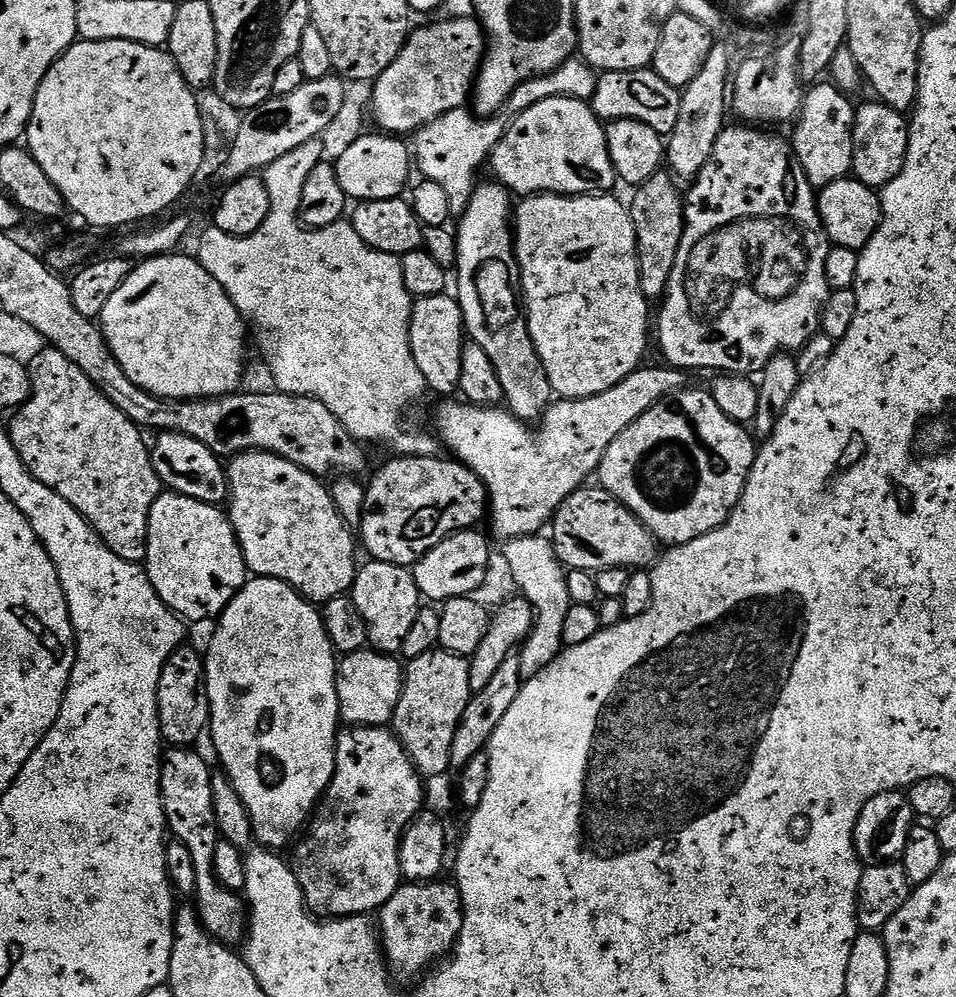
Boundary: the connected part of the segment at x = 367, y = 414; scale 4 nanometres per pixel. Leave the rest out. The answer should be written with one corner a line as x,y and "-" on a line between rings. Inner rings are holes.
314,139
310,142
303,143
302,146
298,146
298,150
290,150
290,154
282,154
282,158
278,158
278,162
274,162
270,167
264,169
262,175
266,182
266,190
270,190
270,214
266,218
266,222
262,222
262,226
254,234
249,236
231,236
222,231
221,228
215,226
209,227
210,230
200,240
200,245
194,249
194,255
199,260
201,266
206,270
210,270
210,274
214,274
214,278
218,278
218,286
222,286
222,290
226,290
226,294
232,296
232,300
236,303
236,307
239,308
240,313
244,315
245,321
260,335
260,348
264,351
264,360
268,363
268,368
272,371
272,380
274,383
275,391
284,392
287,396
309,396
314,398
318,402
322,402
326,406
326,410
330,410
330,414
334,414
334,418
338,418
338,422
342,422
342,426
358,441
367,442
367,440
373,440
376,444
385,444
388,448
393,448
393,453
396,456
440,456
442,452
442,444
439,439
431,431
423,432
416,424
403,424
404,415
408,412
408,407
411,404
416,404
423,398
424,392
429,391
426,378
422,378
422,370
418,370
418,362
414,362
414,354
412,353
412,347
410,346
410,322
412,321
412,305
414,303
413,296
406,290
406,282
402,282
402,266
400,265
400,257
391,256
390,254
382,254
378,250
374,250
370,246
366,246
366,242
362,242
362,238
358,238
358,234
354,230
354,226
350,222
341,222
338,224
331,224
325,228
305,228
300,223
300,203
302,202
302,190
306,186
306,178
310,178
310,170
314,170
320,163
322,163
322,157
320,156
324,152
324,143
321,139

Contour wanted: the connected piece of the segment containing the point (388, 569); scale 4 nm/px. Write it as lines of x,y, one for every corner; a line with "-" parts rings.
372,560
357,571
350,595
364,619
368,644
377,652
399,653
402,642
406,642
406,633
410,631
422,607
420,587
416,585
415,575
399,564

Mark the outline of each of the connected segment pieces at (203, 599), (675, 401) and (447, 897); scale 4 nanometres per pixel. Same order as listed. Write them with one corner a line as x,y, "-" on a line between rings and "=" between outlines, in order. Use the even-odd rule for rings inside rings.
171,490
161,491
160,497
150,510
148,523
148,555
146,571
154,590
167,608
185,621
215,621
226,606
240,593
240,587
249,579
250,573
232,522
223,507
198,502
=
688,386
646,410
642,418
624,428
622,434
610,442
598,469
598,484
635,514
661,545
679,546
702,538
724,525
728,513
740,501
757,451
758,444
753,433
737,420
722,414
711,391
699,392
=
401,883
398,891
388,899
383,908
379,909
378,931
380,934
380,947
384,949
384,959
388,962
389,973
397,981
412,979
415,981
417,978
423,977
429,971
430,965
428,963
431,960
437,959
436,961
439,961
441,958
447,957
455,949
456,939
460,936
460,931
464,925
464,903
455,883
440,883

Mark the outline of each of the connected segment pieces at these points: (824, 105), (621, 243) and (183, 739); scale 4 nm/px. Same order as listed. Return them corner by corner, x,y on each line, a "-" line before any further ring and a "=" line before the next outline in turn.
816,82
807,89
790,143
813,189
830,186
830,182
843,180
852,171
856,108
848,100
851,99
831,82
=
593,194
590,196
539,196
523,197
514,208
514,243
516,246
516,264
520,268
520,287
522,289
522,307
528,317
530,338
538,350
538,358
550,378
550,386
557,397
565,400
581,400
594,394
618,386
622,378
641,367
644,351
648,348
648,307
650,301
644,296
639,285
639,258
636,249
635,226
627,203
615,200
612,194
=
181,646
166,662
158,686
158,714
160,715
160,735
172,746
192,746
200,735
205,735
210,724
208,715
208,683
204,677
204,656
196,653
189,646

